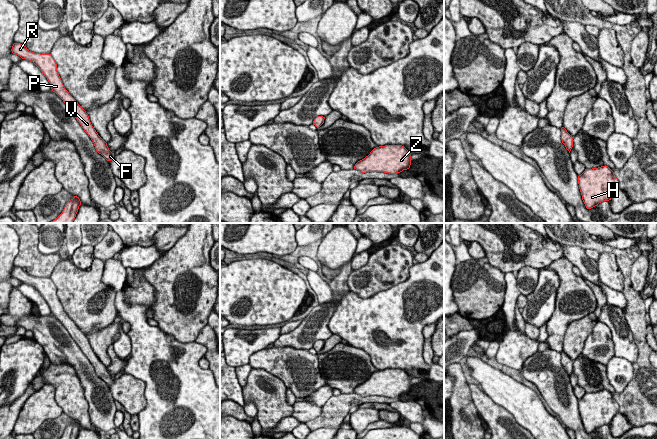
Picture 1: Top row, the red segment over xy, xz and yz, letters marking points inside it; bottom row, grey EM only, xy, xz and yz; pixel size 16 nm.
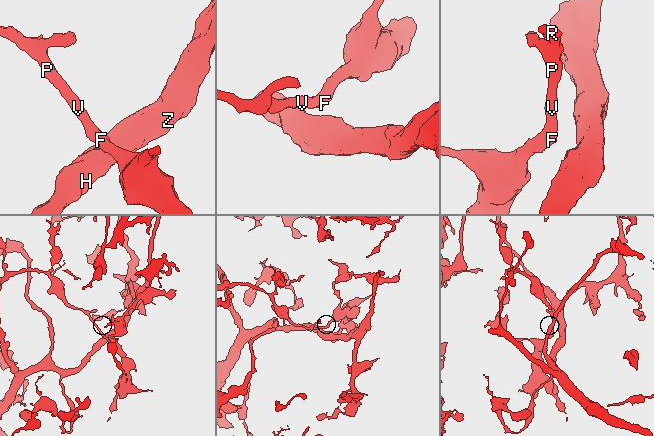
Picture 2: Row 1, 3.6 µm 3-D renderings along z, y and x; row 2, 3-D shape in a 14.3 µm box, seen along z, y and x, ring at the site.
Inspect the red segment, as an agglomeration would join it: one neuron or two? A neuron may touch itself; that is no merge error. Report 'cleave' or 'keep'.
keep

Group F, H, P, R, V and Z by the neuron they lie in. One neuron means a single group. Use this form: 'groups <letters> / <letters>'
groups F H P R V Z

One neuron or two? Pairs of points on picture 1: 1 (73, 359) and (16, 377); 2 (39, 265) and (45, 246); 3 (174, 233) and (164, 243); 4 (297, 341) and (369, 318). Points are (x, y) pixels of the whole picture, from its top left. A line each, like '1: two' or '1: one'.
1: two
2: two
3: one
4: two

